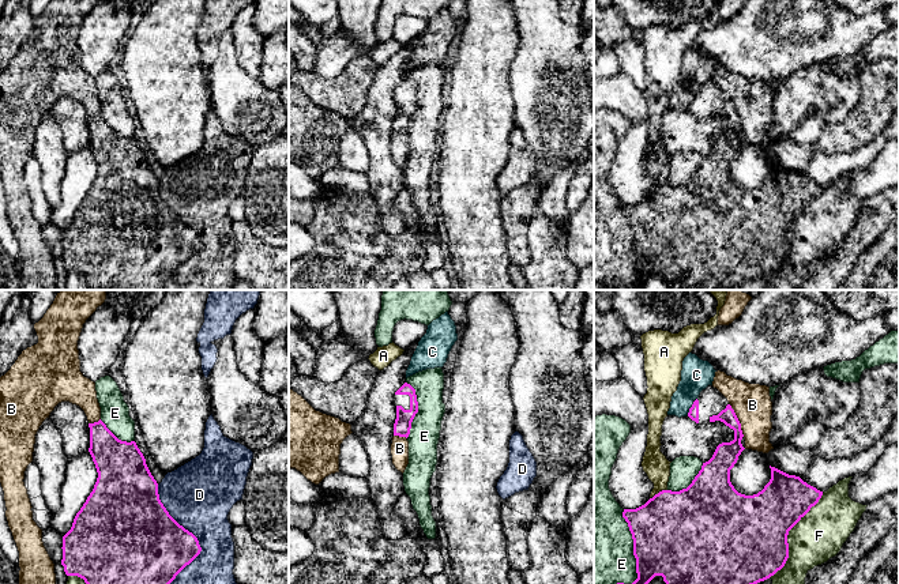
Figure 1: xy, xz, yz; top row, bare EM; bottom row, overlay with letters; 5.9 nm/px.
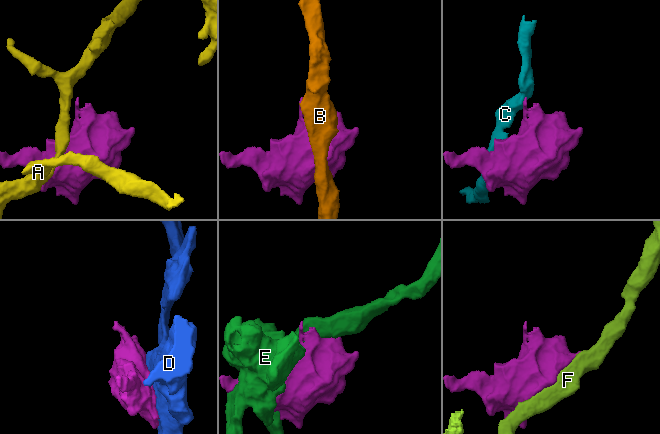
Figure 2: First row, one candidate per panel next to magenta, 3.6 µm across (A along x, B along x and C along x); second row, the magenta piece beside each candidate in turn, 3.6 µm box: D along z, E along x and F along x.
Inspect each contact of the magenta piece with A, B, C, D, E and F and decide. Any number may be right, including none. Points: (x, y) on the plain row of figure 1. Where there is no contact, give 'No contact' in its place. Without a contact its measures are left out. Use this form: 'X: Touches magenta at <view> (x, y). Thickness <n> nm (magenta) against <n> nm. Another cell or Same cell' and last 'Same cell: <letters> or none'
A: Touches magenta at yz (658, 188). Thickness 480 nm (magenta) against 150 nm. Another cell
B: Touches magenta at yz (737, 115). Thickness 140 nm (magenta) against 220 nm. Another cell
C: Touches magenta at yz (692, 101). Thickness 60 nm (magenta) against 190 nm. Another cell
D: Touches magenta at xy (196, 233). Thickness 400 nm (magenta) against 400 nm. Another cell
E: Touches magenta at yz (635, 252). Thickness 460 nm (magenta) against 460 nm. Another cell
F: Touches magenta at yz (786, 232). Thickness 500 nm (magenta) against 300 nm. Another cell
Same cell: none

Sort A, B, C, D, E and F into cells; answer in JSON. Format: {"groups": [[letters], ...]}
{"groups": [["A"], ["B"], ["C"], ["D"], ["E"], ["F"]]}

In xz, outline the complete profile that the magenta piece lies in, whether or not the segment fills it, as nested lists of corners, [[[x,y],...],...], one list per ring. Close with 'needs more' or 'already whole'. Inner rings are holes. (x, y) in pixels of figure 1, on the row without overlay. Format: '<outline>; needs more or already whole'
[[[405,78],[394,91],[396,101],[396,114],[394,118],[394,131],[409,132],[411,117],[418,108],[415,84]]]; needs more

